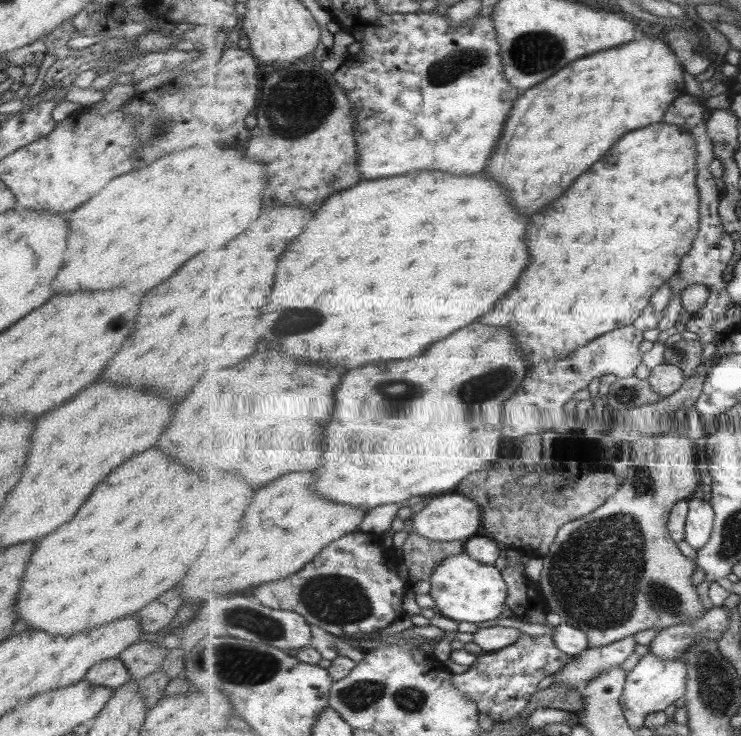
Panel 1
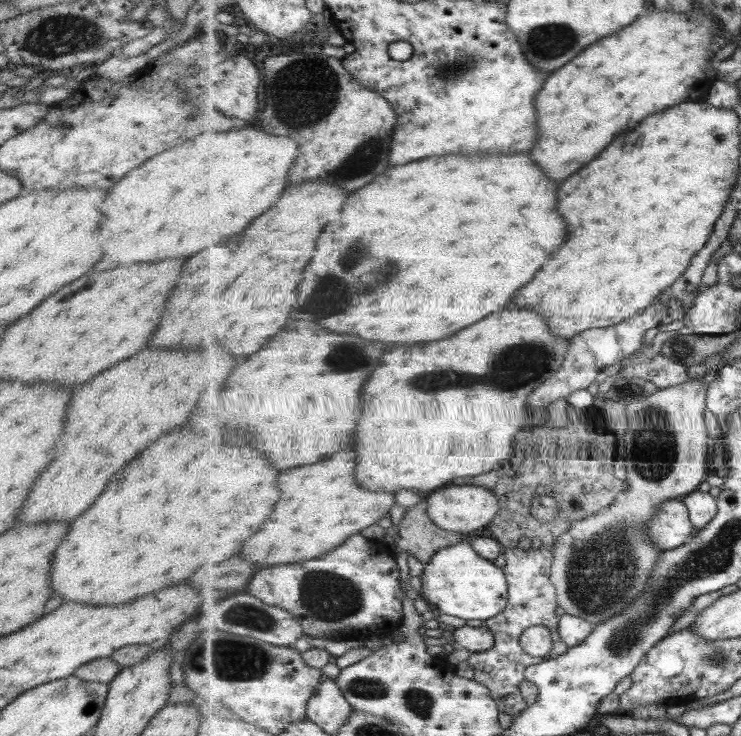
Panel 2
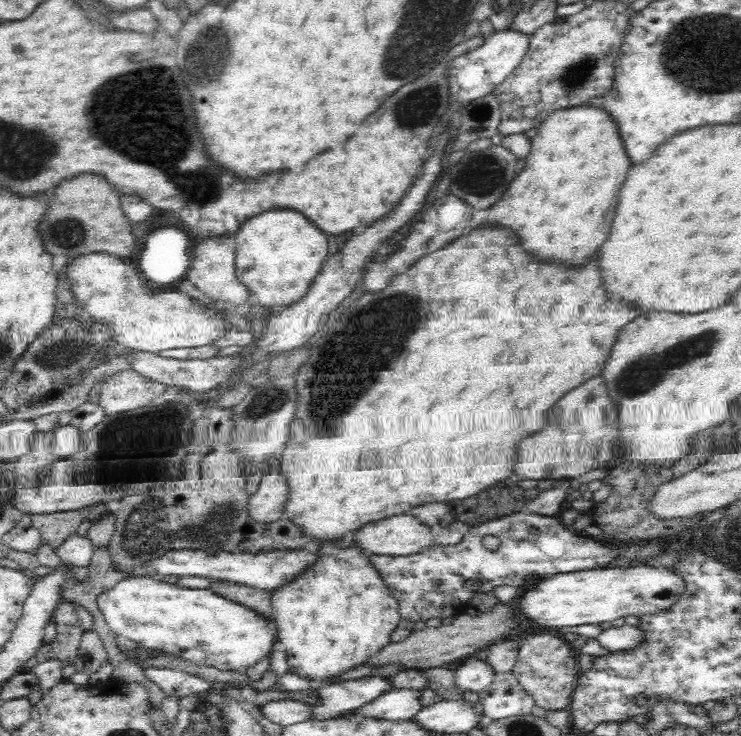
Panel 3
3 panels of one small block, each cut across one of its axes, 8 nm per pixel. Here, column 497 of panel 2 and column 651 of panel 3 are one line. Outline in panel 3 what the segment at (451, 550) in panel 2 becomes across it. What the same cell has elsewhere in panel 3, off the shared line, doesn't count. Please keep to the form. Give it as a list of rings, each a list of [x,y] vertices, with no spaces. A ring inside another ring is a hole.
[[[634,566],[634,568],[599,568],[546,576],[515,599],[528,621],[540,627],[600,625],[618,618],[654,616],[670,612],[682,602],[685,582],[672,568]]]

